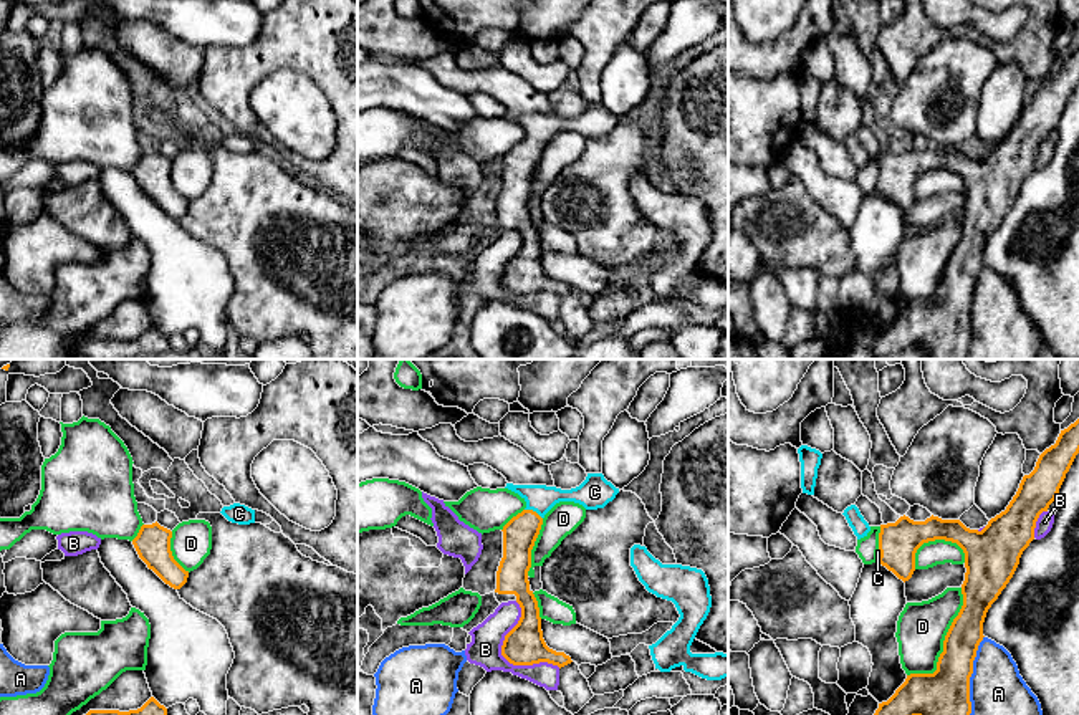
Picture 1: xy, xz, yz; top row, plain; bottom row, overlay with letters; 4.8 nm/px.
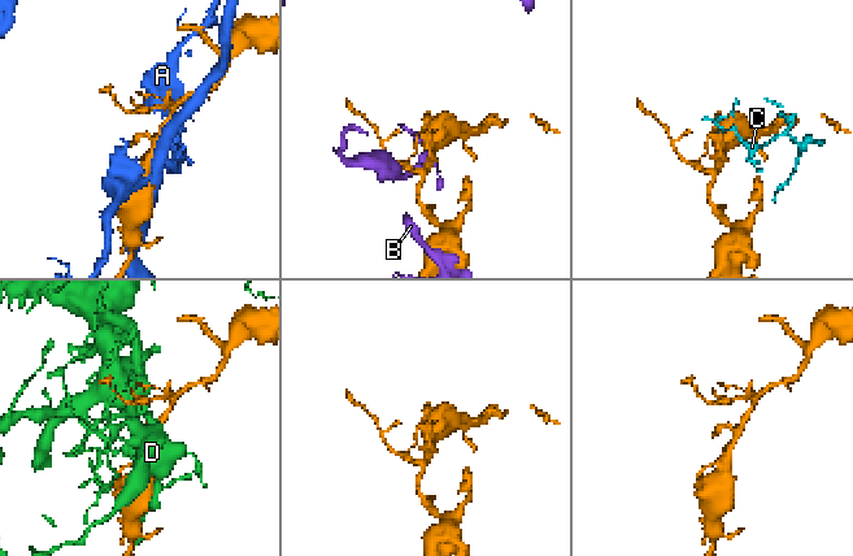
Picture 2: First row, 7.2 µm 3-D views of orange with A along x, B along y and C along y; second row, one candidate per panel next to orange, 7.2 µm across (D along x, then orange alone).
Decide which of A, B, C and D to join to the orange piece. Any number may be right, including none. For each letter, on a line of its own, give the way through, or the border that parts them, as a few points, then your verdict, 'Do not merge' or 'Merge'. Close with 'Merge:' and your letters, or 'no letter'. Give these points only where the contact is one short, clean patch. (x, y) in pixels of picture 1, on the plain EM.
A: Do not merge
B: Do not merge
C: Path across: xz (520, 163), (528, 153), (532, 139), (540, 128). Merge
D: Do not merge
Merge: C

